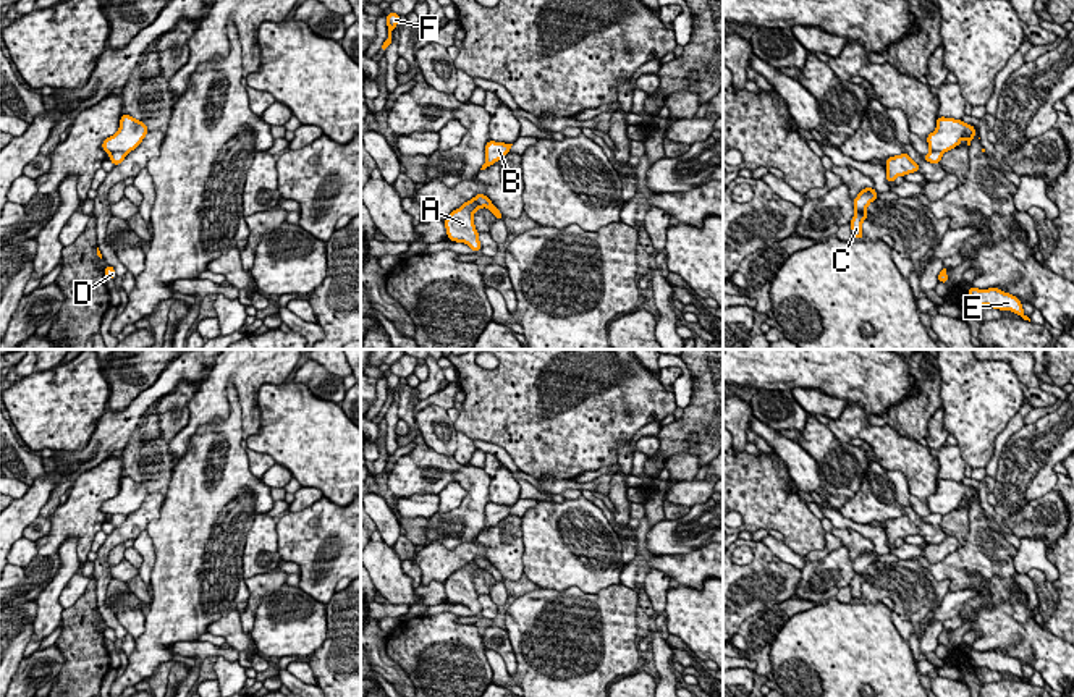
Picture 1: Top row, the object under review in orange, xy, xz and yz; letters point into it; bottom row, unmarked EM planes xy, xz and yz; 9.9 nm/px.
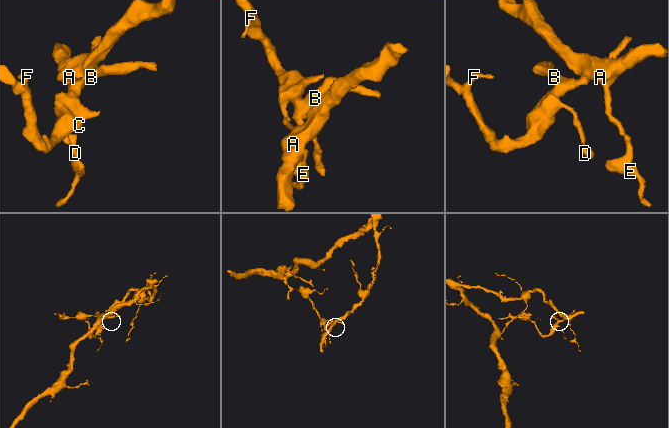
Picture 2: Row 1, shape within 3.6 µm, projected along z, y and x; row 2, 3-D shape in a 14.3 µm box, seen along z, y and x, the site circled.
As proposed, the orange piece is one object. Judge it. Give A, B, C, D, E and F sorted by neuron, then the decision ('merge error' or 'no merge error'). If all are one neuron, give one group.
A E / B C D F | merge error

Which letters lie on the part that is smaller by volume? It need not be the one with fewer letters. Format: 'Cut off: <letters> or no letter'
Cut off: B, C, D, F

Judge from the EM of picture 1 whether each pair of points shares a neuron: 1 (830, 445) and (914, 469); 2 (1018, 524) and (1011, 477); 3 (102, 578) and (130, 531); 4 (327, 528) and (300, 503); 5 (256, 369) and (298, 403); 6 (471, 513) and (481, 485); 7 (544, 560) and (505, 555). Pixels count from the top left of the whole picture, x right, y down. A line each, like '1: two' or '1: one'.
1: two
2: two
3: one
4: two
5: two
6: one
7: two

